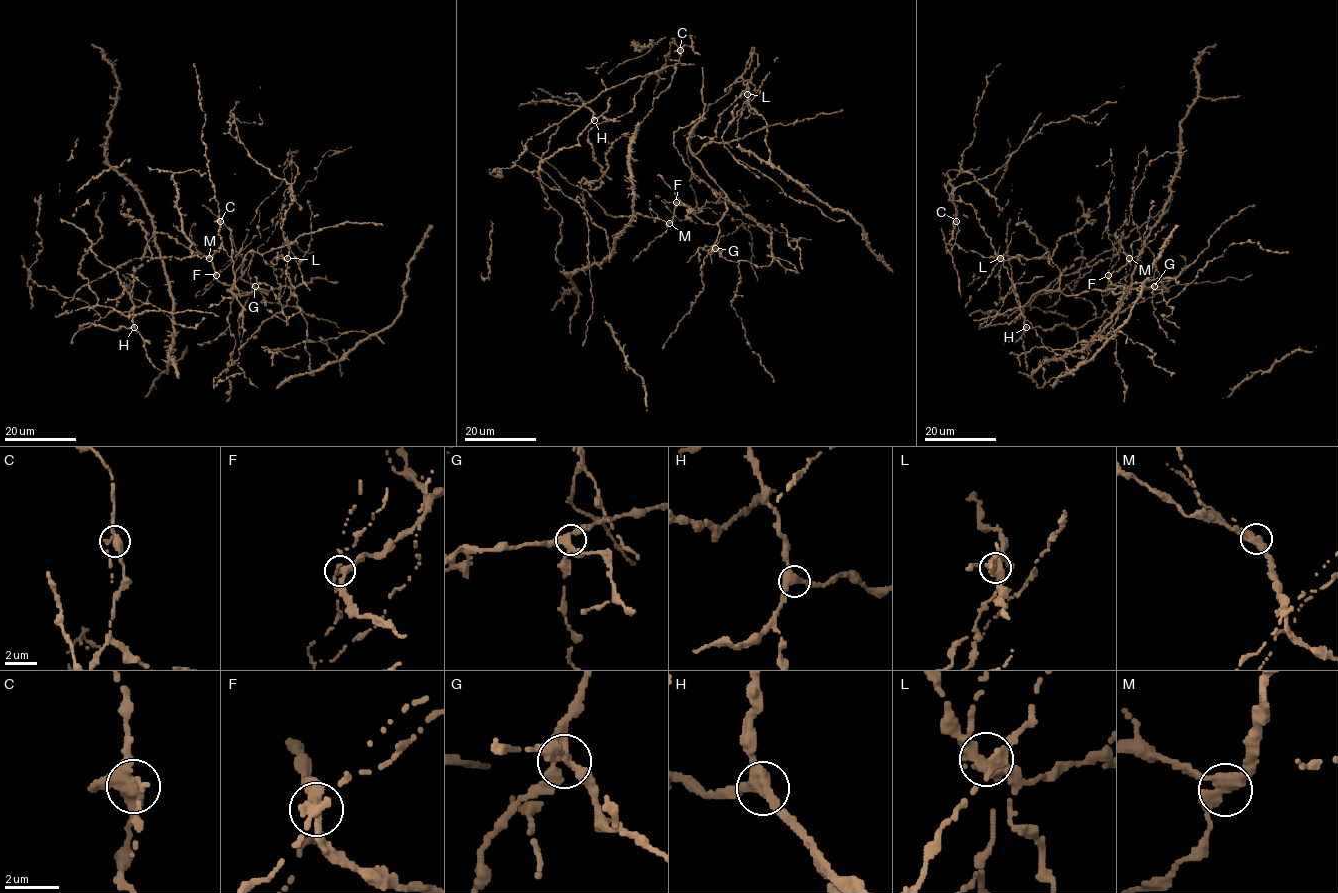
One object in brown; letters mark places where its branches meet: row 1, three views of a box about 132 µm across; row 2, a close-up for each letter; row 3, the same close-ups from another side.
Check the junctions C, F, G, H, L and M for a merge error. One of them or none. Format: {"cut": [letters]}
{"cut": ["F"]}

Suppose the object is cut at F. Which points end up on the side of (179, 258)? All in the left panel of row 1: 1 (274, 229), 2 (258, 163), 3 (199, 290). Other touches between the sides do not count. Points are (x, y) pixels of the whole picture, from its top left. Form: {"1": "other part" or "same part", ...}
{"1": "other part", "2": "same part", "3": "other part"}

